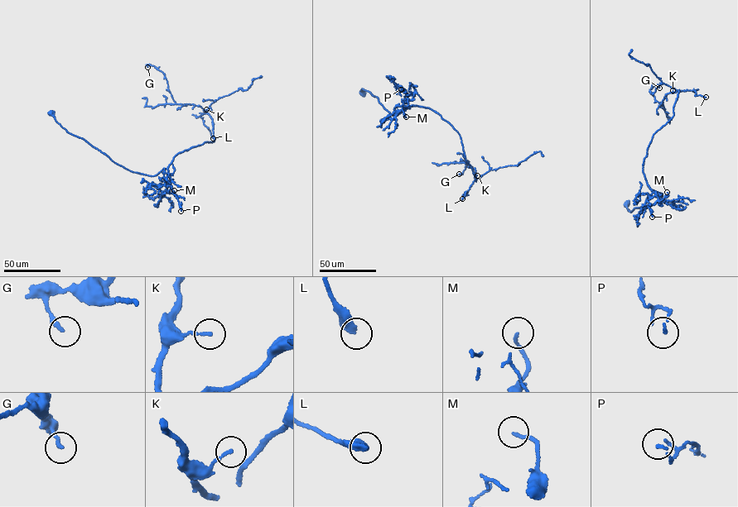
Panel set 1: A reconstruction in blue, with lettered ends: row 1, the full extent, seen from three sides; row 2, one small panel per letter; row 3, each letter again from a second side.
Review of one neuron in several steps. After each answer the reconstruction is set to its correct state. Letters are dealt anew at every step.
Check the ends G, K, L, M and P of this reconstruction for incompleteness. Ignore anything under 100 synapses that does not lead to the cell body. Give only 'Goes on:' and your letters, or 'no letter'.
Goes on: no letter

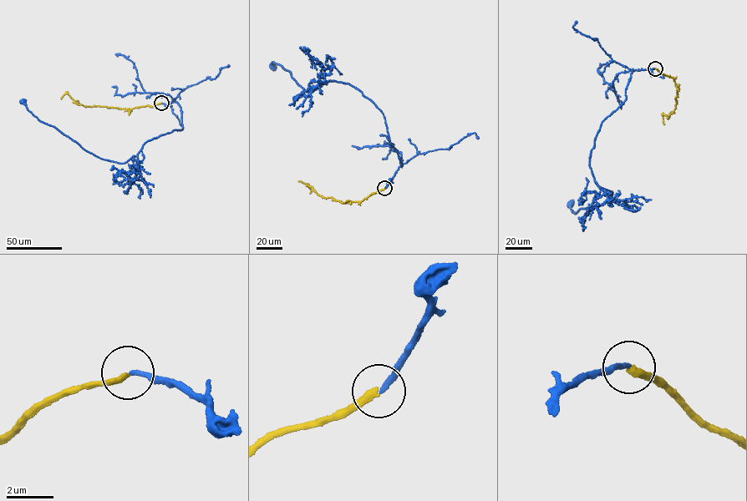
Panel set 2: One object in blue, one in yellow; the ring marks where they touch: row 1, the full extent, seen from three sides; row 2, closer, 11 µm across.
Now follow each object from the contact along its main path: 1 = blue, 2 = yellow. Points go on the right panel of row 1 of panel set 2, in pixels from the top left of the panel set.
1: (655, 68), (632, 70), (626, 100), (596, 135), (589, 164), (597, 184), (612, 195), (576, 213), (571, 204)
2: (655, 68), (672, 77), (679, 89), (675, 108), (668, 118), (663, 114), (664, 124)

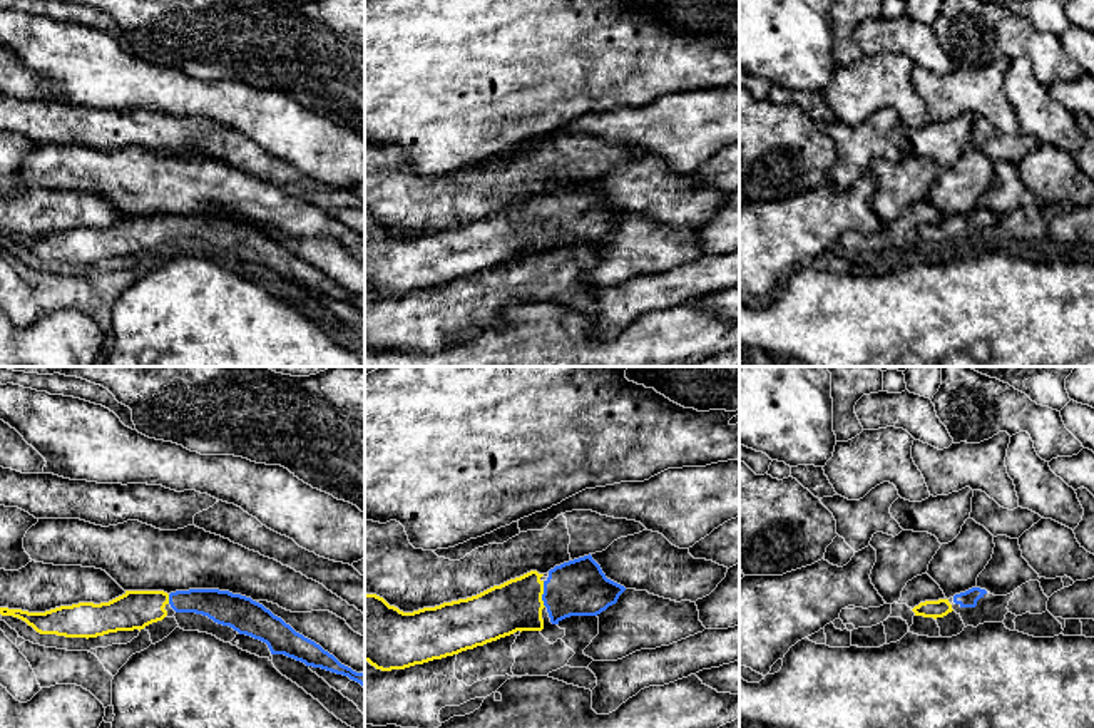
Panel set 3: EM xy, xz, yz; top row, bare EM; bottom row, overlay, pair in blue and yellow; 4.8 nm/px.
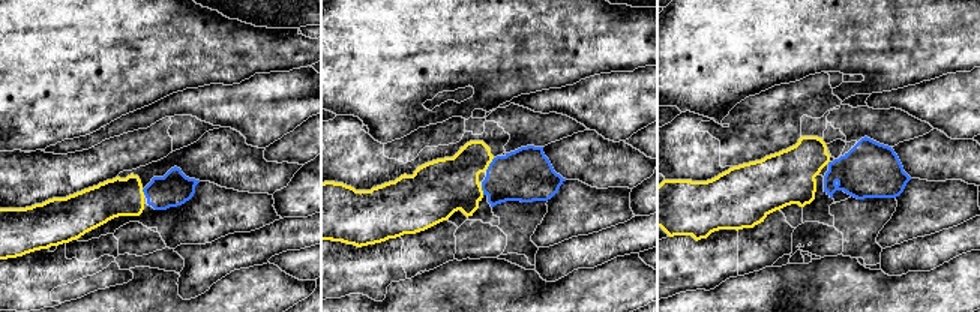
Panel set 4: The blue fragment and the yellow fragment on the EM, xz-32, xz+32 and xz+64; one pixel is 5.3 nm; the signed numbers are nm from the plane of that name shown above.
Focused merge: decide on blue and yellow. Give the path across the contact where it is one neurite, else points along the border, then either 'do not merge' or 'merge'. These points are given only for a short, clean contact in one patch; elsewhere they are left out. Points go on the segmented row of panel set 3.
across xz (577, 588), (564, 594), (542, 594), (527, 594), (517, 604) | merge

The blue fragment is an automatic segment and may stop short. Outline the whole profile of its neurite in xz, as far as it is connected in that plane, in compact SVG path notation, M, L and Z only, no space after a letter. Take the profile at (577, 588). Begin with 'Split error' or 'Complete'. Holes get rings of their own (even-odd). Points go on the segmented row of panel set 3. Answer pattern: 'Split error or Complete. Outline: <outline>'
Split error. Outline: M584 556L549 571L549 577L530 571L477 596L403 613L376 594L365 594L365 661L381 671L405 669L458 654L510 636L517 631L542 631L542 609L552 624L570 616L597 616L616 604L626 591L611 581L592 556Z

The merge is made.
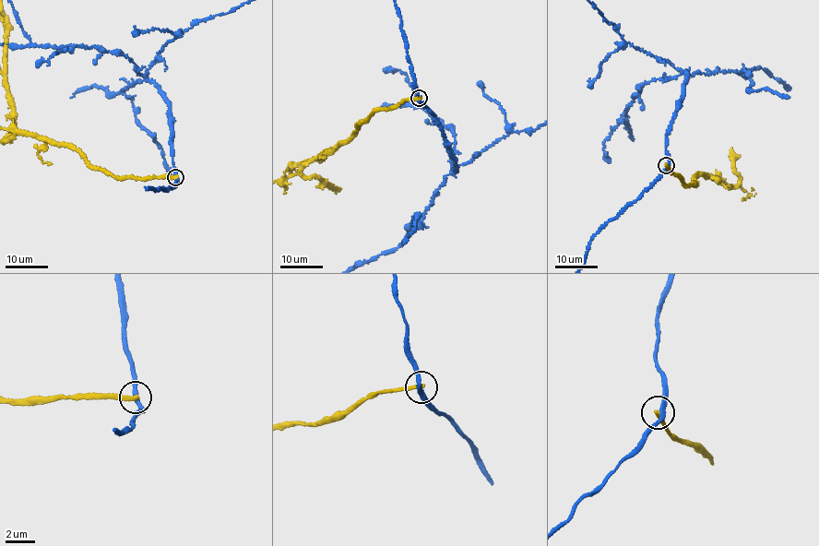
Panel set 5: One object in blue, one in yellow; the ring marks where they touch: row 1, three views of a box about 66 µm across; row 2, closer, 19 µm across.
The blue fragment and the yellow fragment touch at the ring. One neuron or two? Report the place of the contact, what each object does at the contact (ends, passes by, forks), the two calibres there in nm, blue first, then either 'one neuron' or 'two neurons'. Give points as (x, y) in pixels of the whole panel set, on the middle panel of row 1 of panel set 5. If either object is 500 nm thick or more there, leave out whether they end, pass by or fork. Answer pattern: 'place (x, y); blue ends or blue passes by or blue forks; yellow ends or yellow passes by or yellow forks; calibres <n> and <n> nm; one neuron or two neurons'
place (419, 98); blue passes by; yellow ends; calibres 260 and 260 nm; two neurons

